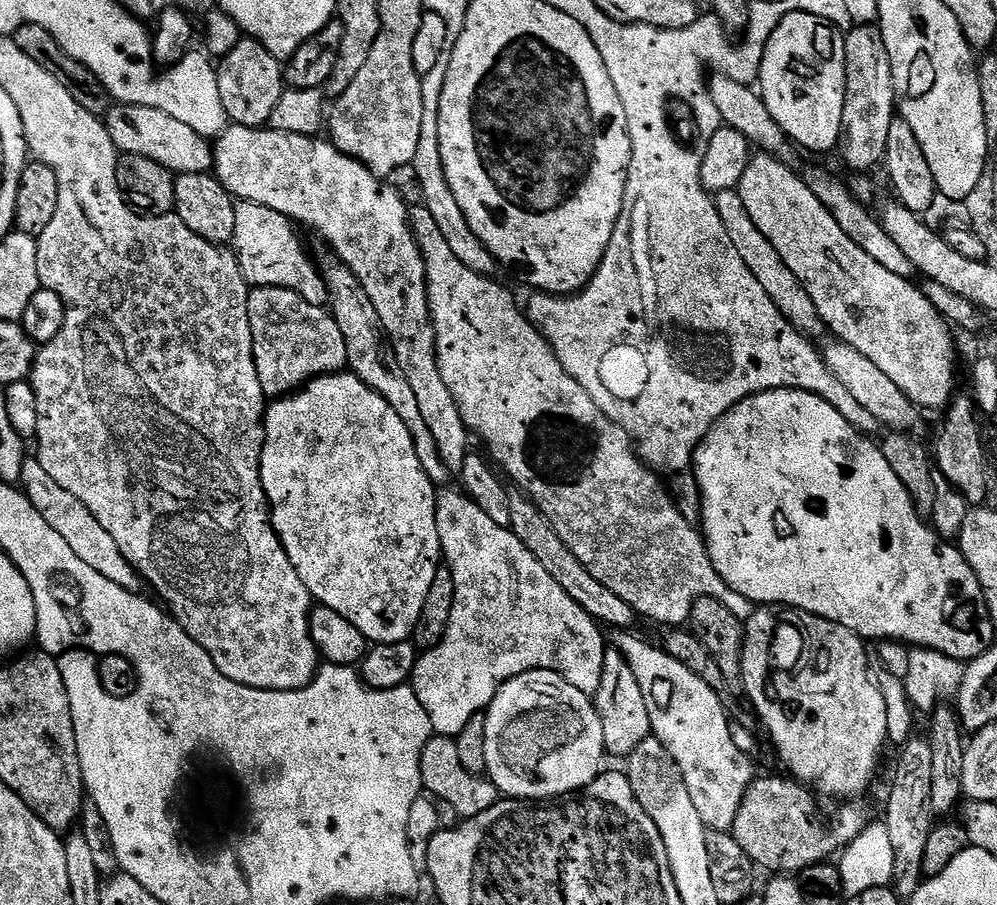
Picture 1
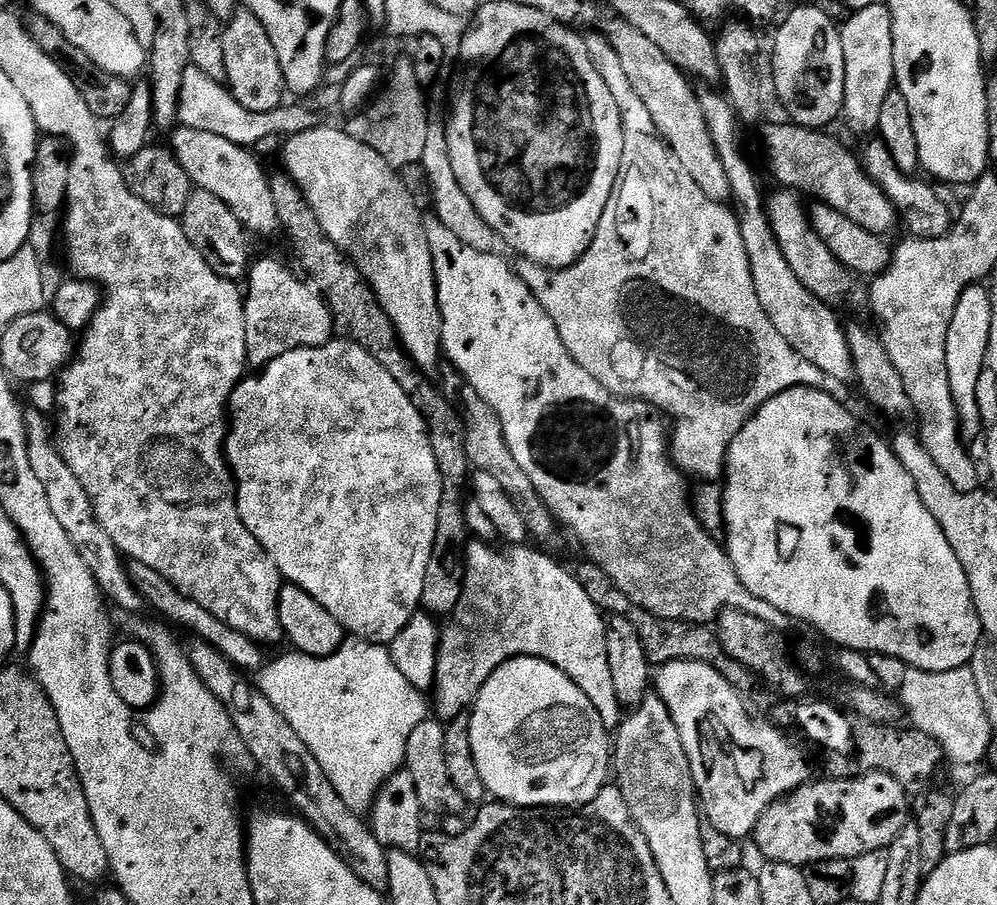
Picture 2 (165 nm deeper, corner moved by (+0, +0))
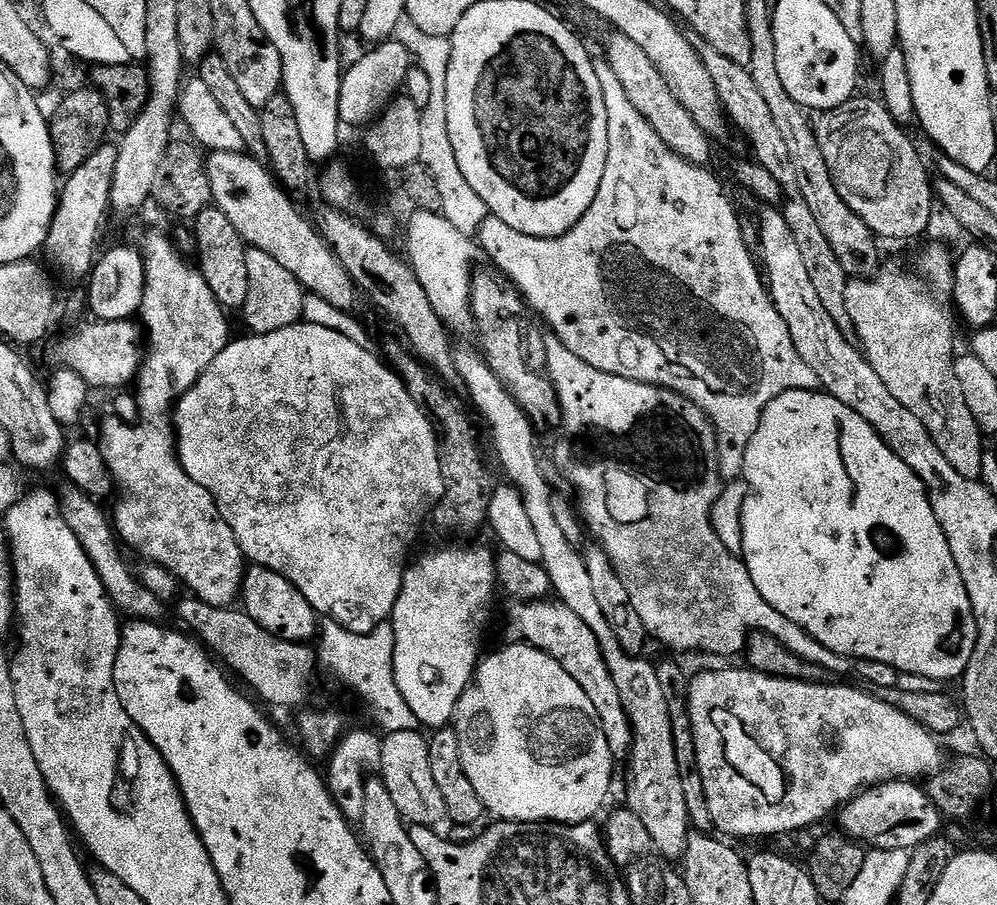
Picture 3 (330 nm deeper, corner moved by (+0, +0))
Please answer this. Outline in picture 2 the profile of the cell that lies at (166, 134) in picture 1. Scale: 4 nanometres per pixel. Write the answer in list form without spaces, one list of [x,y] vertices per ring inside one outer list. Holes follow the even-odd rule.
[[[176,126],[171,129],[170,135],[170,150],[197,189],[209,191],[220,198],[253,237],[272,236],[280,232],[278,214],[274,214],[274,197],[270,195],[270,176],[264,173],[263,166],[256,161],[252,153],[255,151],[243,144],[230,142],[230,138],[210,134],[210,130]]]

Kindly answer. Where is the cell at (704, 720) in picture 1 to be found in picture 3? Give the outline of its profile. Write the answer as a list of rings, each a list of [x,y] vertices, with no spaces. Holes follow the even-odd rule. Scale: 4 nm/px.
[[[743,667],[740,668],[728,668],[725,672],[704,672],[696,681],[691,681],[690,687],[687,689],[687,706],[689,718],[692,719],[692,732],[694,742],[696,743],[697,750],[697,769],[700,772],[705,784],[705,794],[709,802],[709,814],[707,819],[712,822],[713,826],[717,828],[717,833],[723,834],[725,837],[728,836],[780,836],[783,832],[796,832],[799,828],[808,828],[811,824],[816,824],[819,820],[824,820],[828,815],[835,813],[837,810],[848,804],[855,796],[860,792],[863,792],[865,788],[873,788],[875,784],[885,784],[887,780],[911,780],[913,782],[919,781],[919,776],[923,778],[931,777],[933,772],[939,772],[942,765],[945,763],[946,755],[940,749],[941,741],[937,737],[933,736],[932,733],[926,731],[926,729],[918,722],[914,722],[914,718],[910,718],[902,710],[898,710],[894,706],[890,706],[885,700],[880,699],[879,695],[873,694],[871,691],[865,690],[863,687],[851,688],[850,685],[844,684],[848,682],[836,682],[840,684],[832,684],[833,682],[825,682],[823,684],[814,684],[810,680],[787,680],[781,676],[767,676],[761,672],[753,672],[751,670],[745,670]]]

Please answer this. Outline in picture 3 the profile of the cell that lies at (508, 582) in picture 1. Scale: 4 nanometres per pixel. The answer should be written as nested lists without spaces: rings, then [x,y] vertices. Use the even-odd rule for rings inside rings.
[[[555,598],[516,602],[511,605],[512,613],[508,616],[508,640],[522,644],[530,644],[553,656],[570,678],[586,690],[590,702],[598,710],[598,718],[602,722],[602,730],[606,730],[606,742],[610,742],[610,754],[613,758],[624,758],[632,750],[632,726],[628,723],[628,715],[622,706],[622,698],[618,686],[614,686],[614,678],[610,678],[610,670],[606,666],[606,658],[598,646],[598,638],[574,610],[567,608]]]

